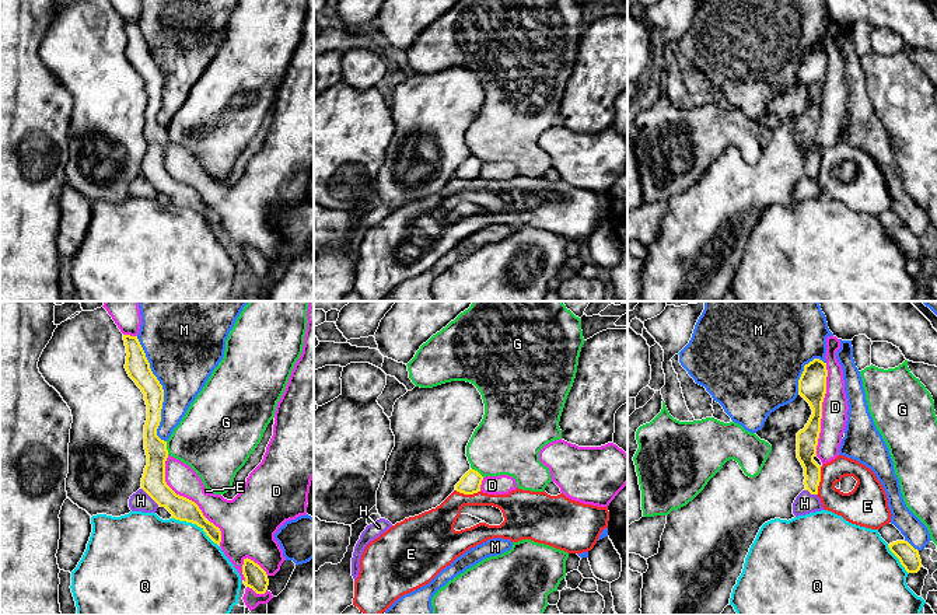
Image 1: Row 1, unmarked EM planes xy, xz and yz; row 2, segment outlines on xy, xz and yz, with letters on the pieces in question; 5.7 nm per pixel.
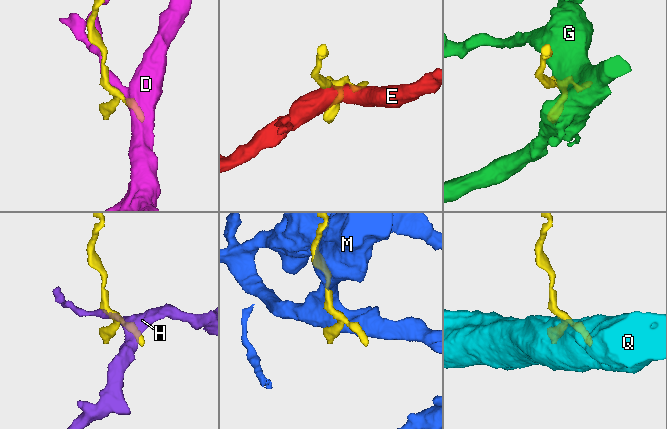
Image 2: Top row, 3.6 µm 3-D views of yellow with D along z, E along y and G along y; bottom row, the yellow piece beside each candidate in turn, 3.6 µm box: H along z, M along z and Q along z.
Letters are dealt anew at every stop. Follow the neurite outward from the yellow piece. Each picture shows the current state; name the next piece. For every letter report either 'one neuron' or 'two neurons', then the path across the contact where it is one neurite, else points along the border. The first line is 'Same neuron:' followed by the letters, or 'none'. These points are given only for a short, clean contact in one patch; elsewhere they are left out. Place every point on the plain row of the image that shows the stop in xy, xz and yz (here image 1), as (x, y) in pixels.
Same neuron: none
D: two neurons
E: two neurons
G: two neurons
H: two neurons; border xy (142, 174), (158, 191)
M: two neurons
Q: two neurons

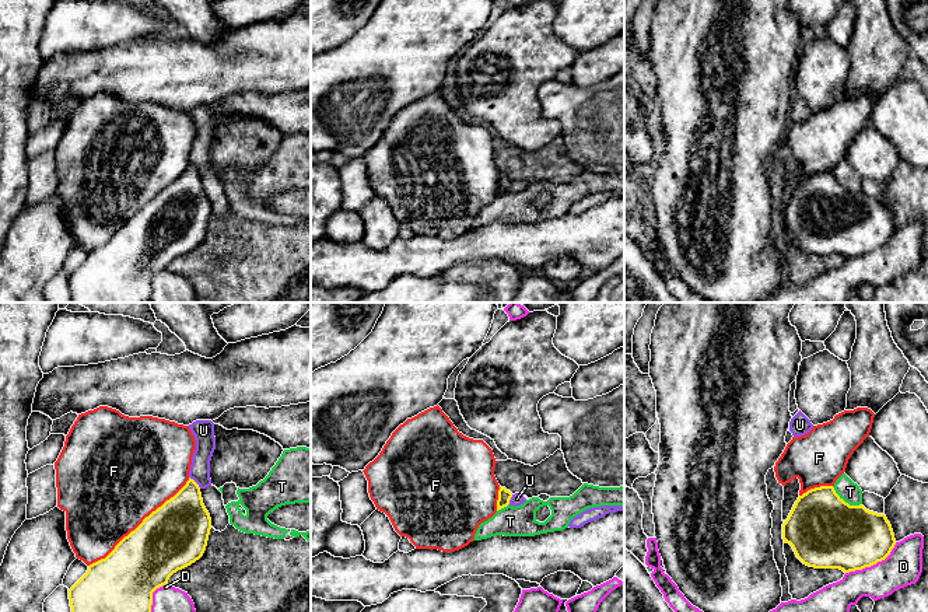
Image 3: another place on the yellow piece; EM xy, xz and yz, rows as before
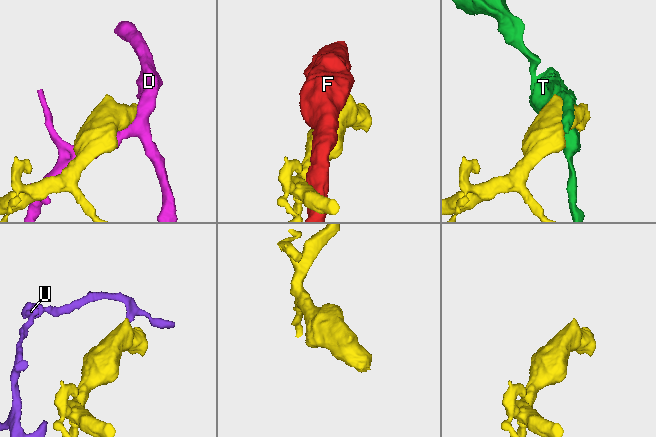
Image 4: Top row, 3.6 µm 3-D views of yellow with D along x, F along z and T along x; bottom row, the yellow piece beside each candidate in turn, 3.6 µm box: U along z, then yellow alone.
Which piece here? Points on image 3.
Same neuron: none
D: two neurons
F: two neurons
T: two neurons
U: two neurons; border xy (189, 163), (200, 174)

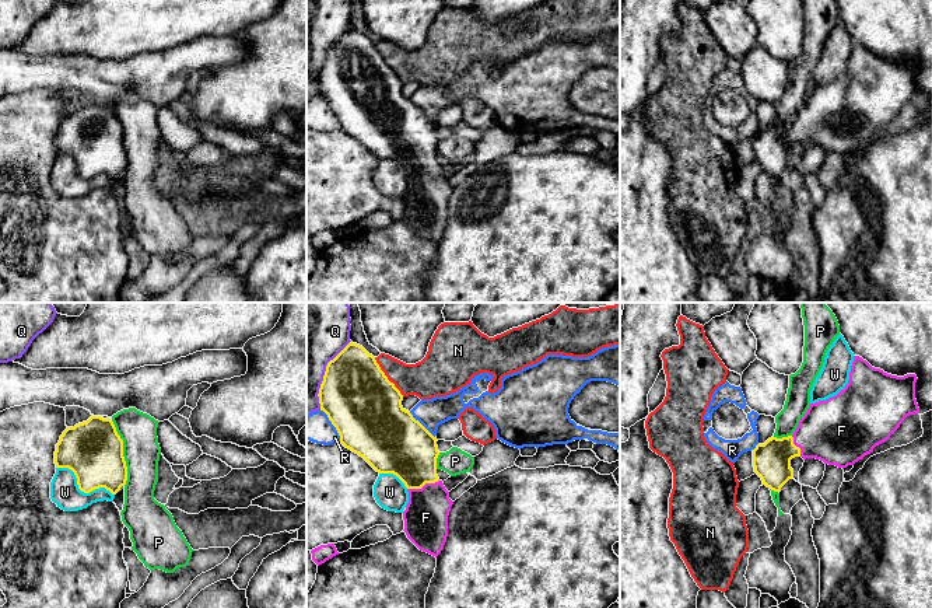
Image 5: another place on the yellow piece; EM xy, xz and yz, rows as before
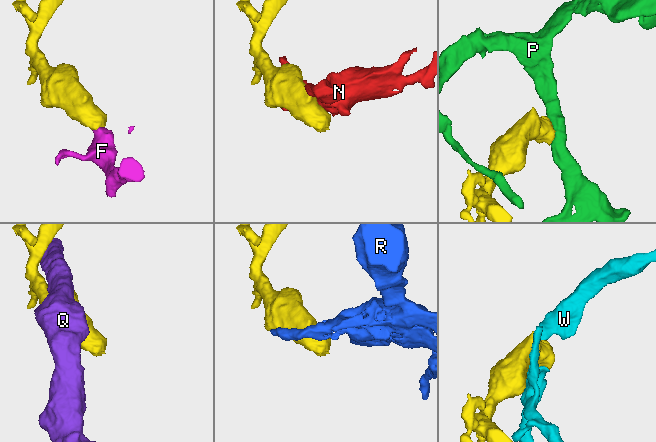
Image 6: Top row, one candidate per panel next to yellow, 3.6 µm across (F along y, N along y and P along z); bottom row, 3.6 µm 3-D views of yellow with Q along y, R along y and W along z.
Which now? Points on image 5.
Same neuron: F
F: one neuron; way xz (403, 133), (412, 142), (423, 171), (426, 203)
N: two neurons
P: two neurons; border xy (111, 107), (122, 126), (122, 142), (126, 153), (125, 171)
Q: two neurons
R: two neurons
W: two neurons

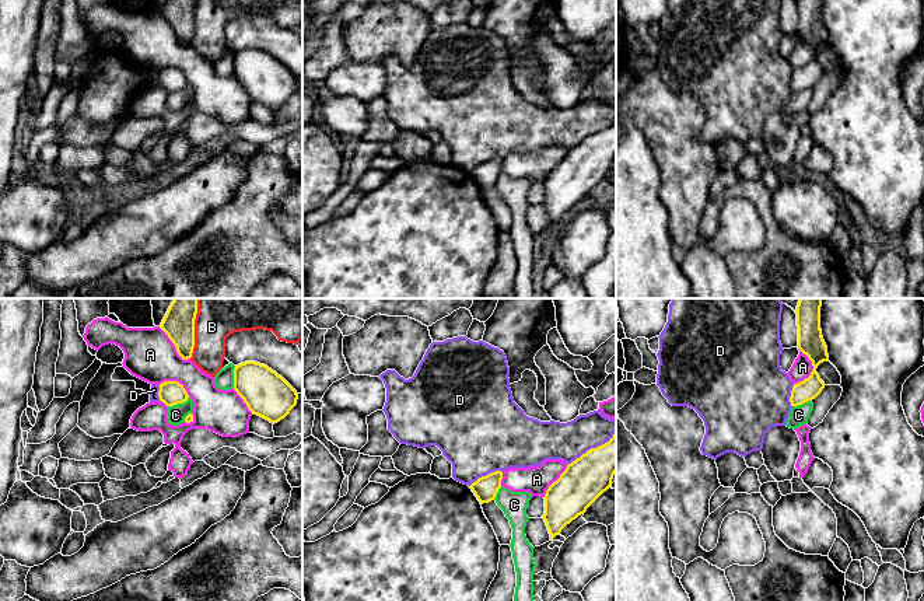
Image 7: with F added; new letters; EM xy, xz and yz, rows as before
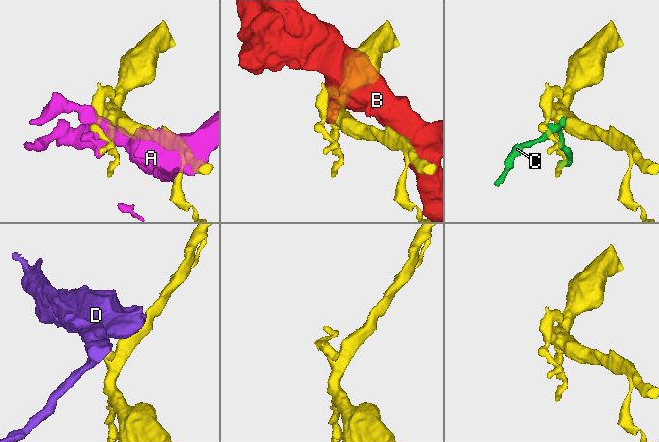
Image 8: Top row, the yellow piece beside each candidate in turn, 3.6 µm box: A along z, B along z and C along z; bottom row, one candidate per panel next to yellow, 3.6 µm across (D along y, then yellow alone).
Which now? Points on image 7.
Same neuron: none
A: two neurons
B: two neurons
C: two neurons
D: two neurons

